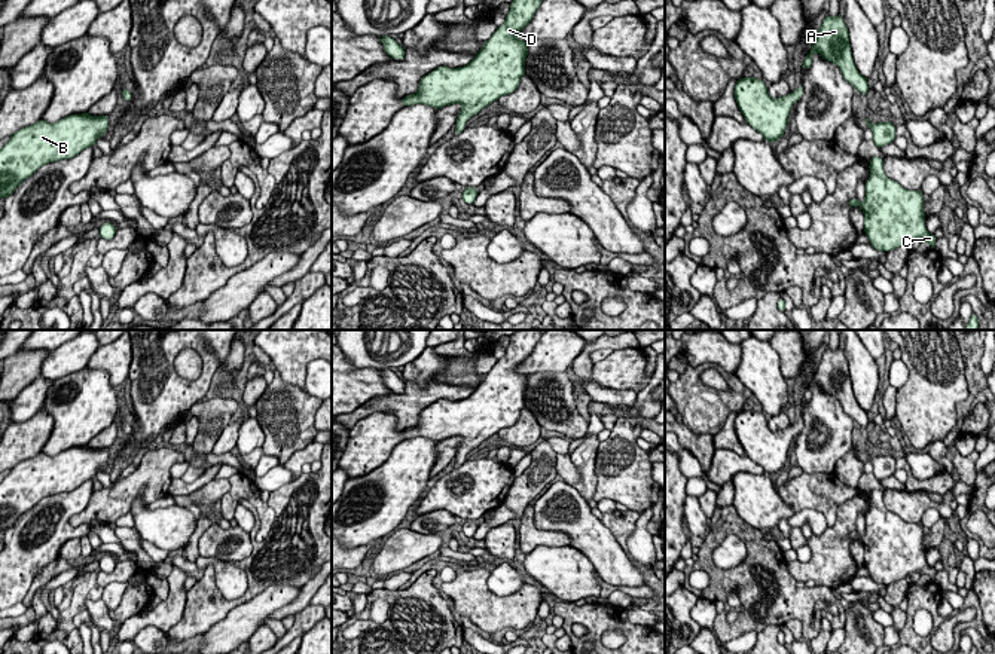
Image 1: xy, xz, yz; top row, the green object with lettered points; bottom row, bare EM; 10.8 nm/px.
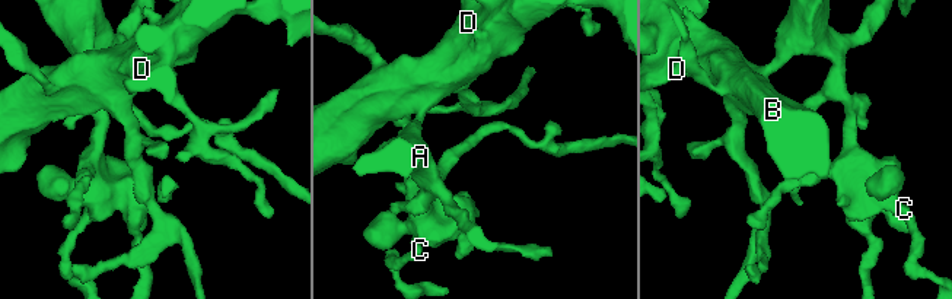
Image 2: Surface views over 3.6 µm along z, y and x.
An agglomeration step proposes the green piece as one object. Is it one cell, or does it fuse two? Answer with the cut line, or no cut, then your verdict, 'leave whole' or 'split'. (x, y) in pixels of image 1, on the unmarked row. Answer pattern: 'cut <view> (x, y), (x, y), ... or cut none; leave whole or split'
cut none; leave whole

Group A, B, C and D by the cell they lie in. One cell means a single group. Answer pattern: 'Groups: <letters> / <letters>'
Groups: A B C D

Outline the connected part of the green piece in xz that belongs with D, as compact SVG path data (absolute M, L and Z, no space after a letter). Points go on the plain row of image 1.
M516 330L506 355L497 360L467 398L437 400L421 412L415 427L403 430L403 440L425 437L442 441L461 437L455 468L461 467L471 449L519 419L529 375L518 373L516 369L532 354L541 334L540 330Z

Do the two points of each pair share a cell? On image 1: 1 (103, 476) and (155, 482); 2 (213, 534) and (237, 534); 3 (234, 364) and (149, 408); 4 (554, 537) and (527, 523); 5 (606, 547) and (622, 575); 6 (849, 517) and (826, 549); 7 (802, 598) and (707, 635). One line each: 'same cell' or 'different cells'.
1: different cells
2: same cell
3: different cells
4: same cell
5: same cell
6: same cell
7: different cells

